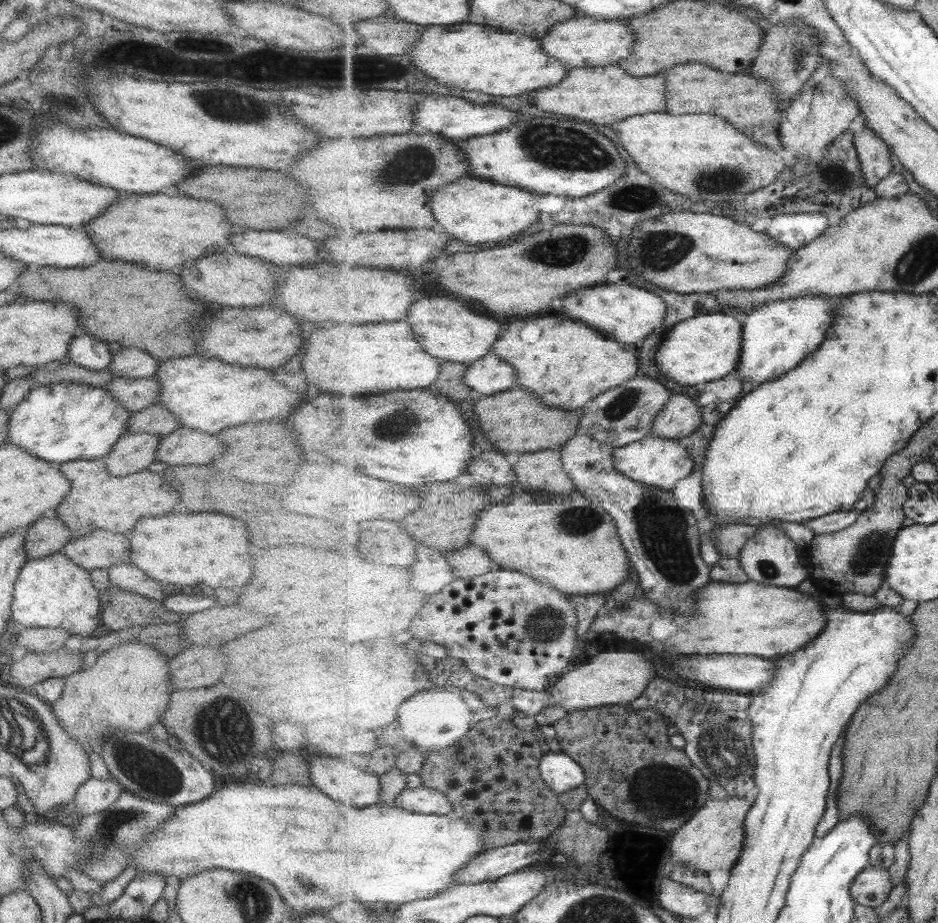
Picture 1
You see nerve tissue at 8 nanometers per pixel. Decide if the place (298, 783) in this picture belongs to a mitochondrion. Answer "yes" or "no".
no

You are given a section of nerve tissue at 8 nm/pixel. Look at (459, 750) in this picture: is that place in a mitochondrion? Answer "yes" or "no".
no

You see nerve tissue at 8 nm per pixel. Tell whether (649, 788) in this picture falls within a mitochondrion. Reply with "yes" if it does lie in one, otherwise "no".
no

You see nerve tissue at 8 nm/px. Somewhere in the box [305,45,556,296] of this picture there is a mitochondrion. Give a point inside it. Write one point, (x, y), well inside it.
(414, 165)

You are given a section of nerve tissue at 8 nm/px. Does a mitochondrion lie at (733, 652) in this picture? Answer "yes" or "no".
no

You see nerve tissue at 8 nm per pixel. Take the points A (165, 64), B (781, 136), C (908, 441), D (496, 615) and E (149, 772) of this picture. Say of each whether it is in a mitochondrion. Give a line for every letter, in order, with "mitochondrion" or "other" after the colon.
A: other
B: other
C: other
D: other
E: mitochondrion

